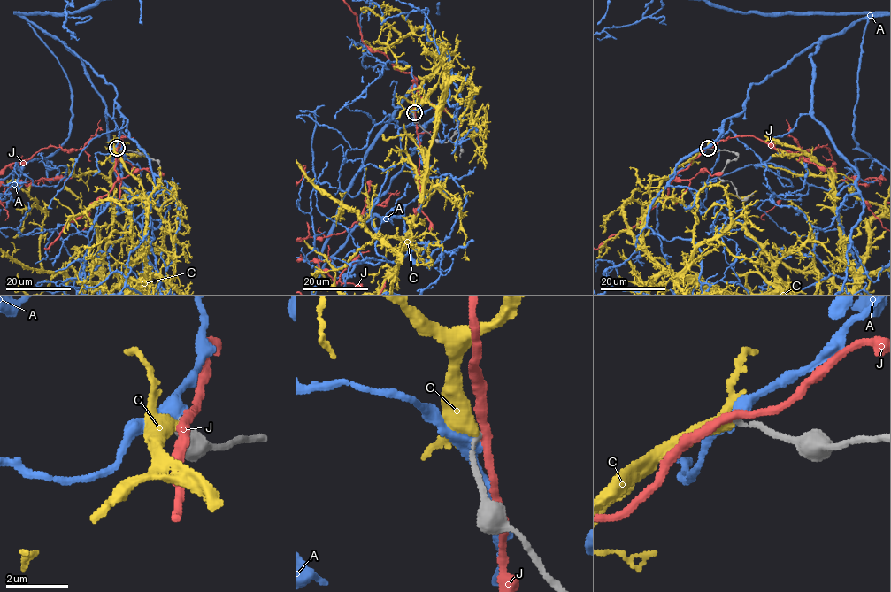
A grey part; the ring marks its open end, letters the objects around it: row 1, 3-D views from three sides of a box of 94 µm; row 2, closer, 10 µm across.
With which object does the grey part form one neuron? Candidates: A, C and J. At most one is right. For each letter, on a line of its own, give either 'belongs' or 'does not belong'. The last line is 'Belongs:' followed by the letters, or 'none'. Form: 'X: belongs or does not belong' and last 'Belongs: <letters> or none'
A: does not belong
C: does not belong
J: does not belong
Belongs: none

